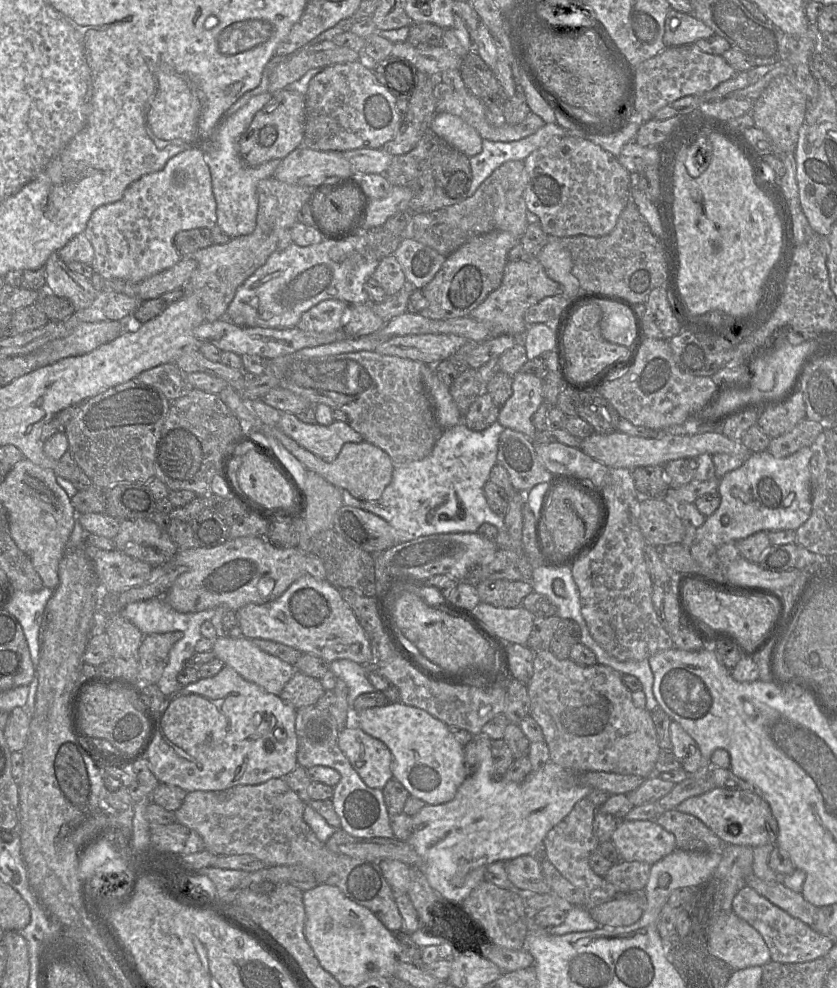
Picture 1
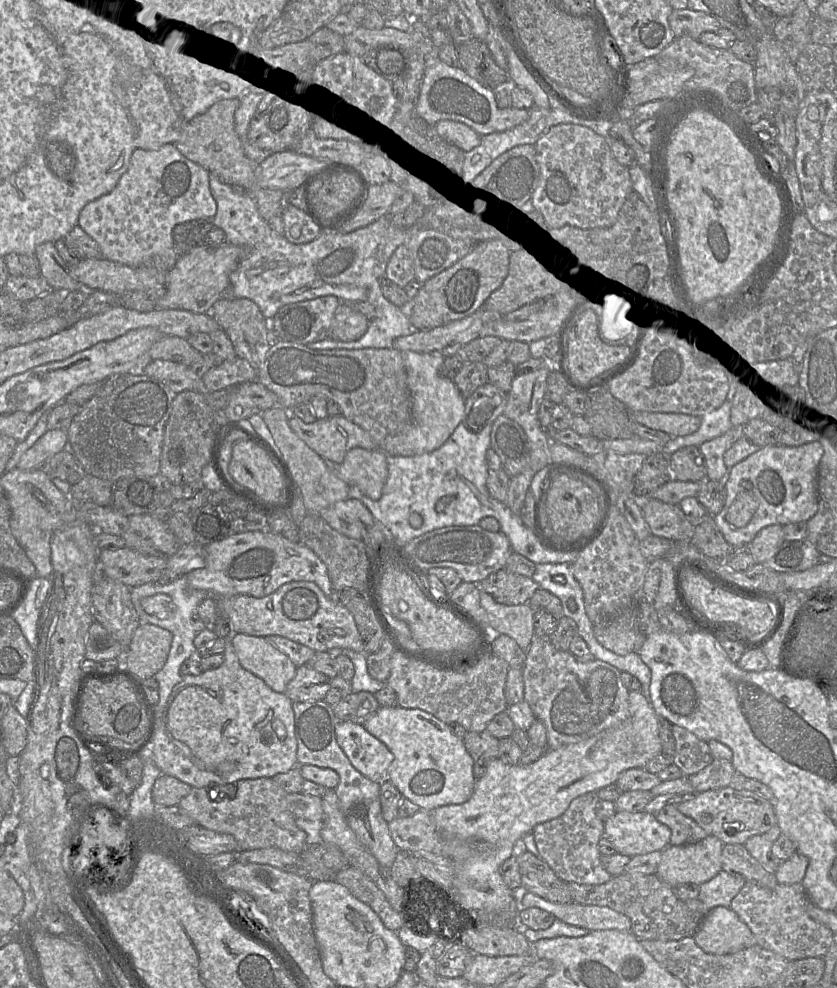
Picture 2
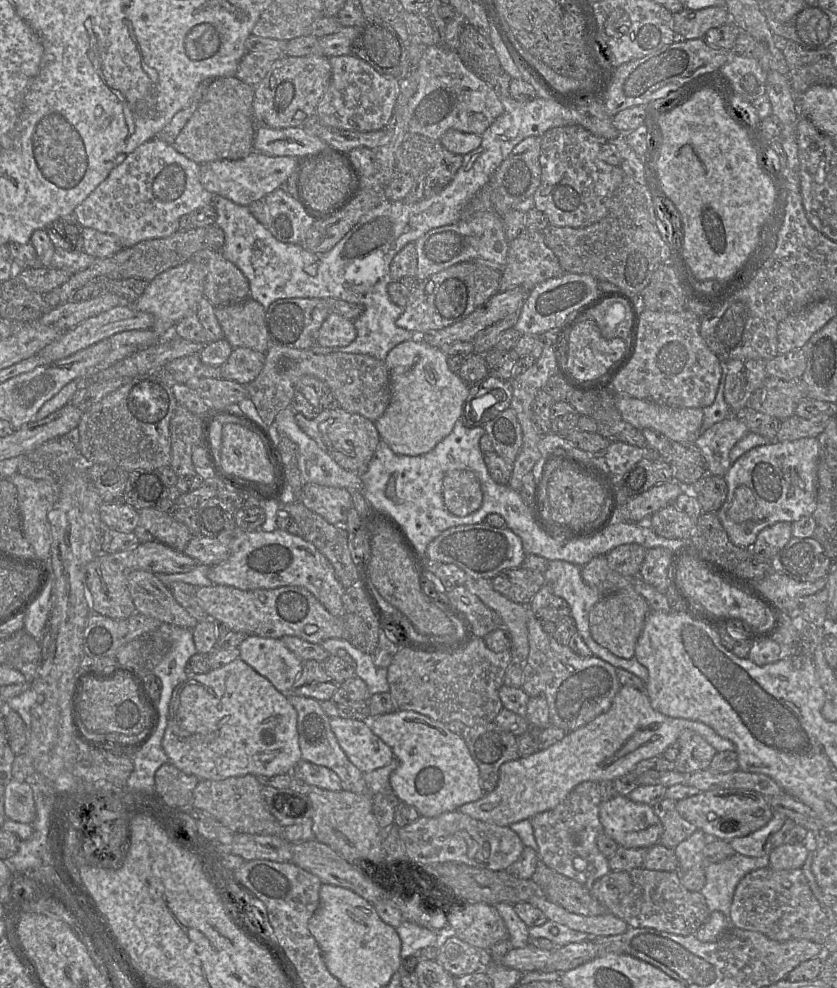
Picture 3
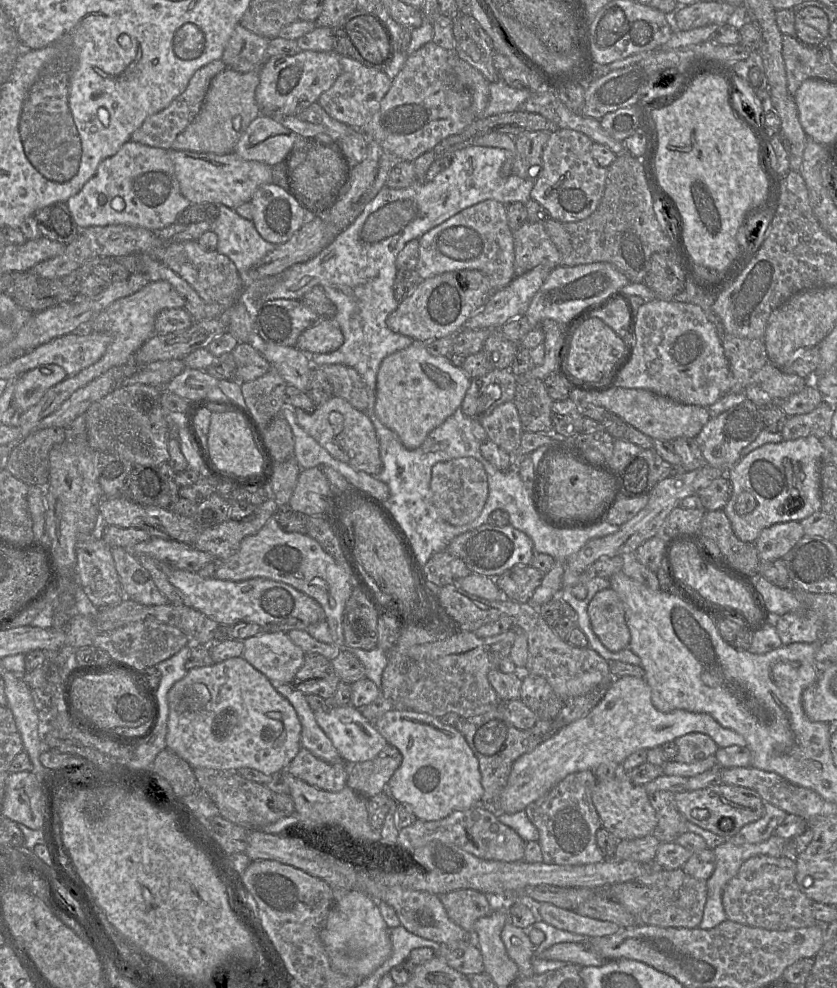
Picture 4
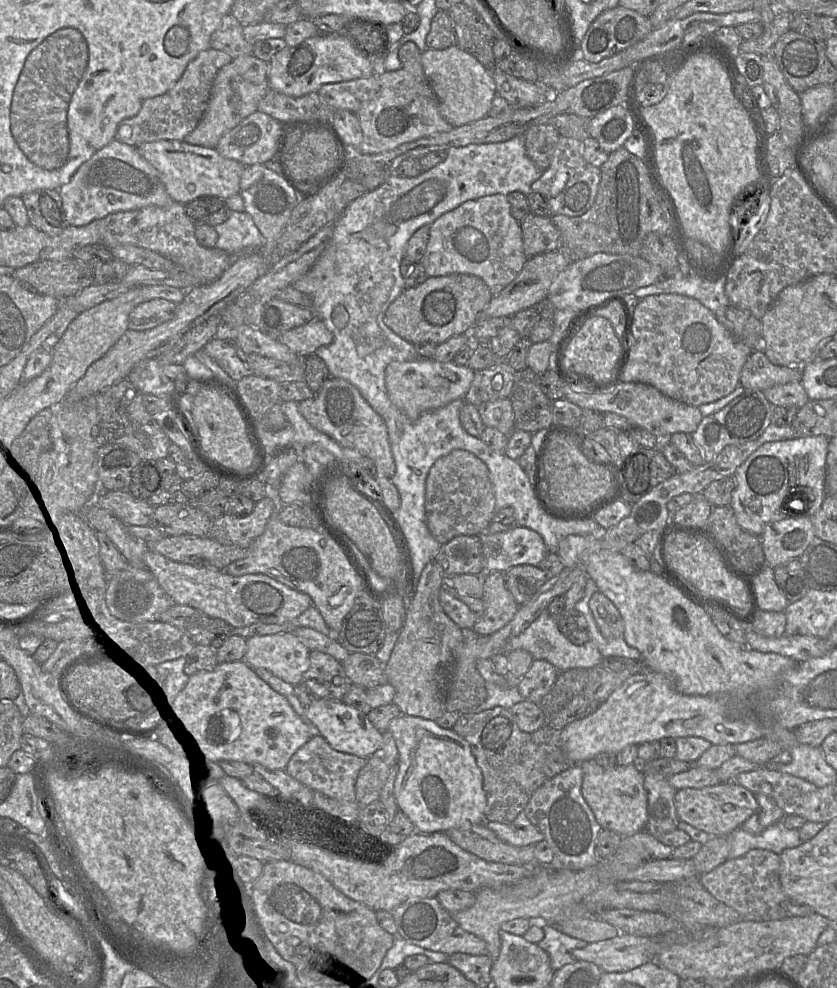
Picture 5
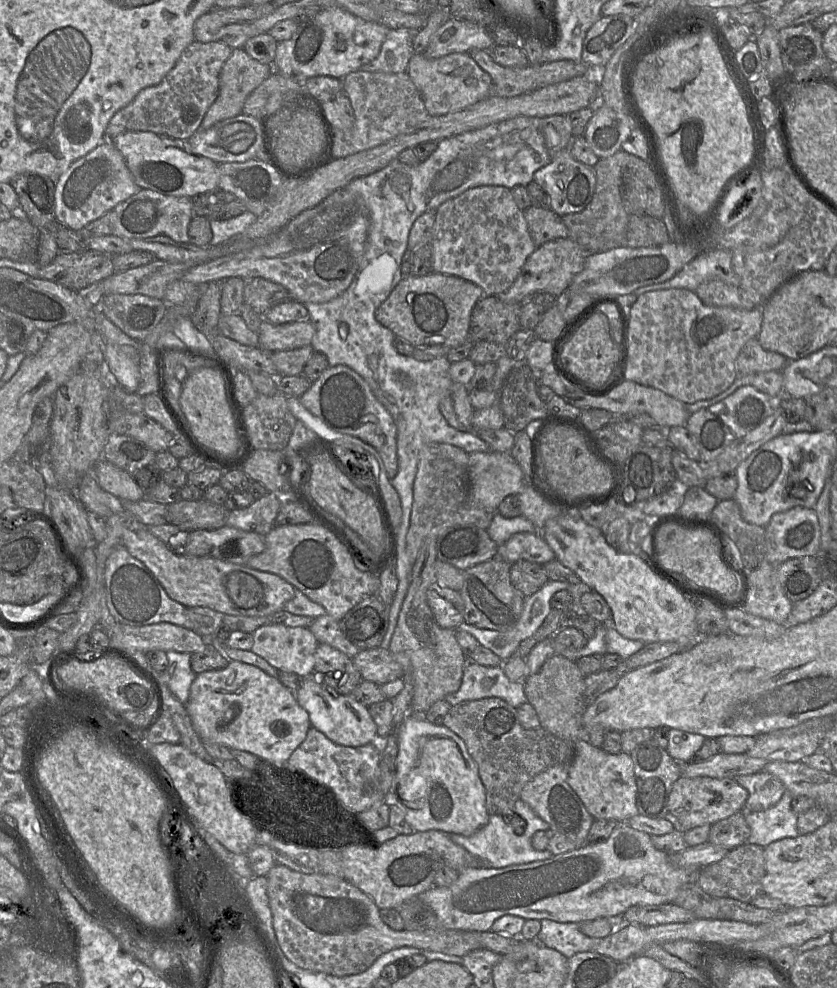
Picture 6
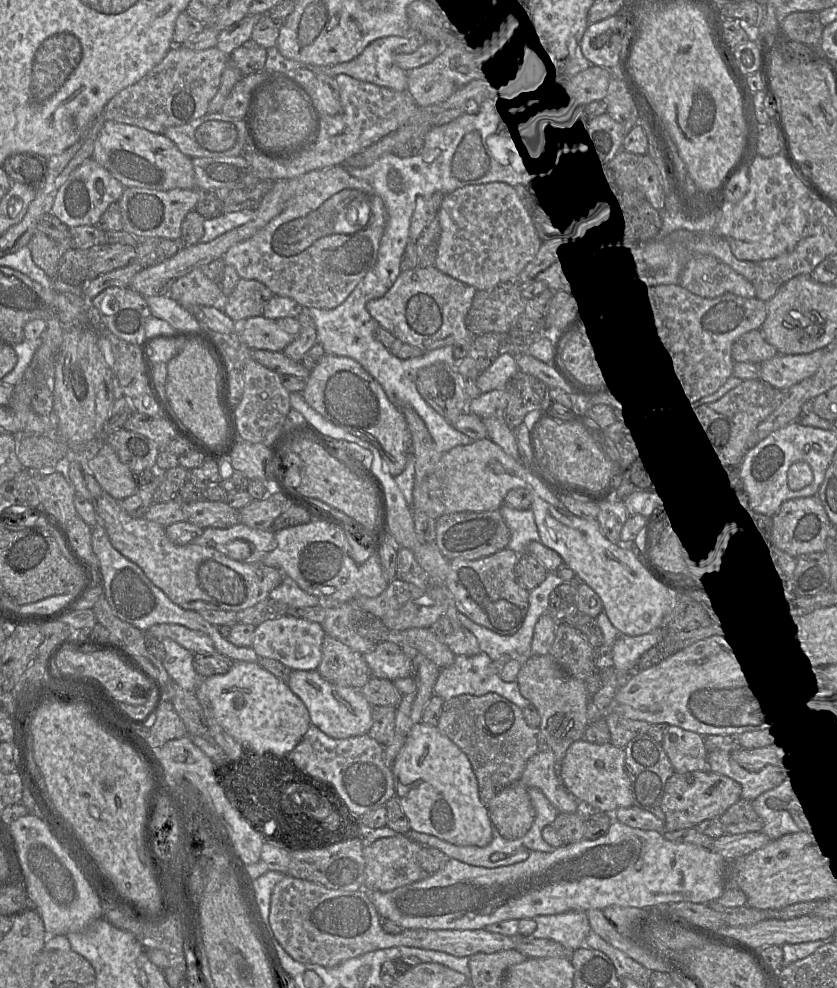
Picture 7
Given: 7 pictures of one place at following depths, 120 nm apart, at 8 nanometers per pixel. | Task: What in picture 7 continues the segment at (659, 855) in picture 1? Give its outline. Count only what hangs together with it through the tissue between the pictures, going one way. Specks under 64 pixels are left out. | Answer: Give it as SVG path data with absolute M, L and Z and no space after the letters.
M582 739L573 742L560 766L560 778L578 801L601 812L614 813L618 808L633 805L631 784L625 770L624 749L611 743L596 744Z

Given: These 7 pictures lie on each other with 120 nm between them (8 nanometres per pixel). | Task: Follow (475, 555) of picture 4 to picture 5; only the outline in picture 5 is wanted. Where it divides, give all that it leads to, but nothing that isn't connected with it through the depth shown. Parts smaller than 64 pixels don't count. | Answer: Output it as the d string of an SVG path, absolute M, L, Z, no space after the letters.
M523 526L480 536L485 572L506 572L520 564L538 566L549 552L538 533Z

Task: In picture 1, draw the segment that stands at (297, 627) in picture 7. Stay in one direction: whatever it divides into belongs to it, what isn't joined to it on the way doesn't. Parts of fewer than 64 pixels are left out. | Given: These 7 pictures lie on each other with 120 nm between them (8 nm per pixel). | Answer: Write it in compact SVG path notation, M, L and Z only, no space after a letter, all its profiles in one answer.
M244 636L218 637L212 651L244 679L274 695L281 694L296 672L295 666L266 653Z

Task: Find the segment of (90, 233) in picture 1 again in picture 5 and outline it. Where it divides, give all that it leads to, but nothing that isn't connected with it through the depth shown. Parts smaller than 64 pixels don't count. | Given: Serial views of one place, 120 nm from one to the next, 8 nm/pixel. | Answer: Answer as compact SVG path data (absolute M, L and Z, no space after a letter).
M115 139L84 162L70 181L58 191L65 219L71 226L85 226L116 212L147 206L166 207L174 202L158 171L142 156L138 148Z

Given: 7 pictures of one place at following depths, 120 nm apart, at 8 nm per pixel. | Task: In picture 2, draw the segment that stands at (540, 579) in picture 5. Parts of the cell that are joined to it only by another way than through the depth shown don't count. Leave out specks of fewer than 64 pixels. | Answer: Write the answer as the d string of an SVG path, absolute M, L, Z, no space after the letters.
M504 568L490 574L477 585L504 605L528 604L528 600L539 588L531 577L512 573Z

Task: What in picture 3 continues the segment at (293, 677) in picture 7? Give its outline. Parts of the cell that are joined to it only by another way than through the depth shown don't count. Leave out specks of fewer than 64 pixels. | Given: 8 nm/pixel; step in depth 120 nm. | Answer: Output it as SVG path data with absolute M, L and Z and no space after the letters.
M332 717L330 726L349 760L363 773L393 760L393 750L372 731L368 721Z

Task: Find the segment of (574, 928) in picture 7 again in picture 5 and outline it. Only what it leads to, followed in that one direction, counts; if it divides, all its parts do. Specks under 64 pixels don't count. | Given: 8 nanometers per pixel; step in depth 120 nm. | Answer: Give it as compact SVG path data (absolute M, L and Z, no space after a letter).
M543 918L529 919L531 925L538 925L544 929L545 936L538 945L548 954L554 971L559 970L566 964L576 962L572 950L584 948L589 943L561 932L555 924L548 923Z

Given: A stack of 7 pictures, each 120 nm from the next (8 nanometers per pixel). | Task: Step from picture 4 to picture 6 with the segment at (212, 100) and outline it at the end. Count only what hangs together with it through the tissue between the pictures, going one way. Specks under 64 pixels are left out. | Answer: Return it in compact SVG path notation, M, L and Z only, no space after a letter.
M243 48L233 49L220 73L219 93L206 112L200 128L237 116L247 97L274 72L273 65L260 63Z

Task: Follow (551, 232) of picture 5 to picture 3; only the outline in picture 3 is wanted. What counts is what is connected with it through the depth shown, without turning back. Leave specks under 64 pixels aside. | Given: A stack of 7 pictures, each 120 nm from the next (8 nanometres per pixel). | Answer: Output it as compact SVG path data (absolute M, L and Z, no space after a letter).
M526 229L510 242L506 264L500 280L499 292L514 288L524 288L530 291L538 283L547 279L562 276L565 273L558 258L548 247L542 231Z

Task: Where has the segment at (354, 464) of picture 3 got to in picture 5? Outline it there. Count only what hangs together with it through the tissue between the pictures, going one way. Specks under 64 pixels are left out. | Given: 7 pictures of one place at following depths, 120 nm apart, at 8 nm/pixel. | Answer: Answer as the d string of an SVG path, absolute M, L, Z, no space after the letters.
M330 377L312 398L298 404L300 413L313 428L326 434L342 447L355 450L367 458L374 467L374 472L369 472L374 479L390 479L395 474L396 466L386 424L354 385L342 378Z

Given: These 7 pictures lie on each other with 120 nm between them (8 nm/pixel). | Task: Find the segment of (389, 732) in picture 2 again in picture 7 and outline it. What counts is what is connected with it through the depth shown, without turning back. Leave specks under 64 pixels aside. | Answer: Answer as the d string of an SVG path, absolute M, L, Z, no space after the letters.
M419 722L412 727L404 746L402 747L392 764L392 773L394 781L394 798L399 802L403 812L407 816L411 830L436 836L441 840L455 845L484 847L491 842L492 823L489 818L487 807L480 800L477 778L475 776L471 763L467 755L453 741L442 734L438 730L437 726L431 726Z

